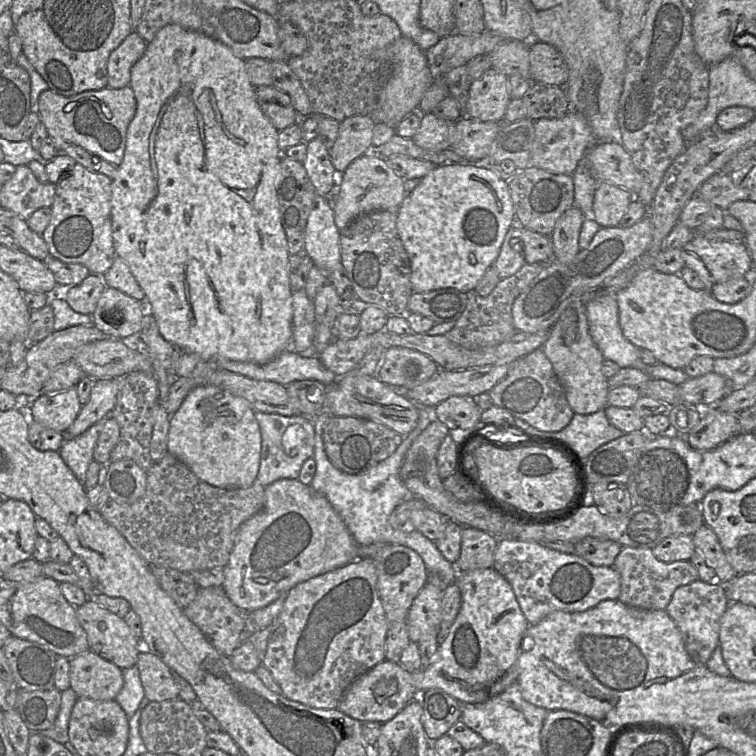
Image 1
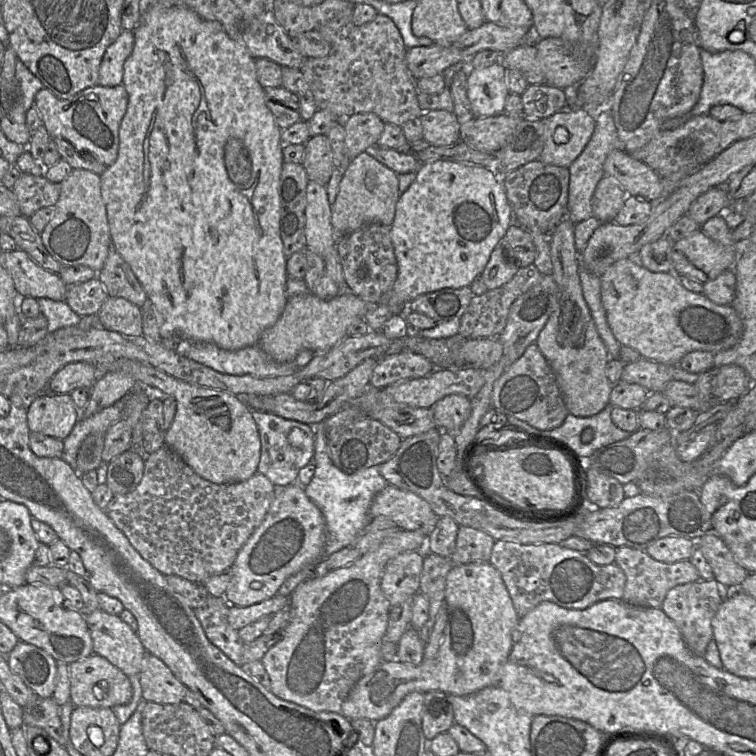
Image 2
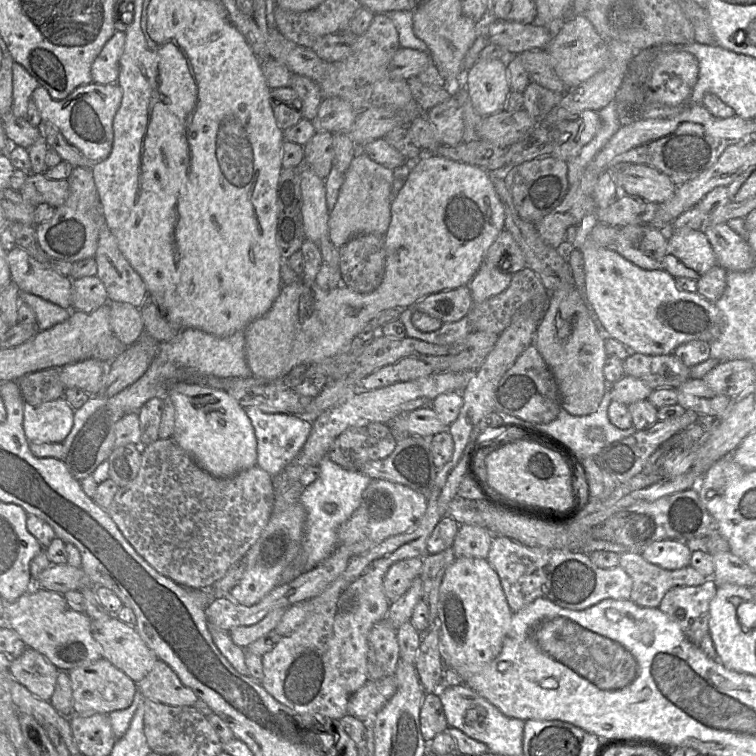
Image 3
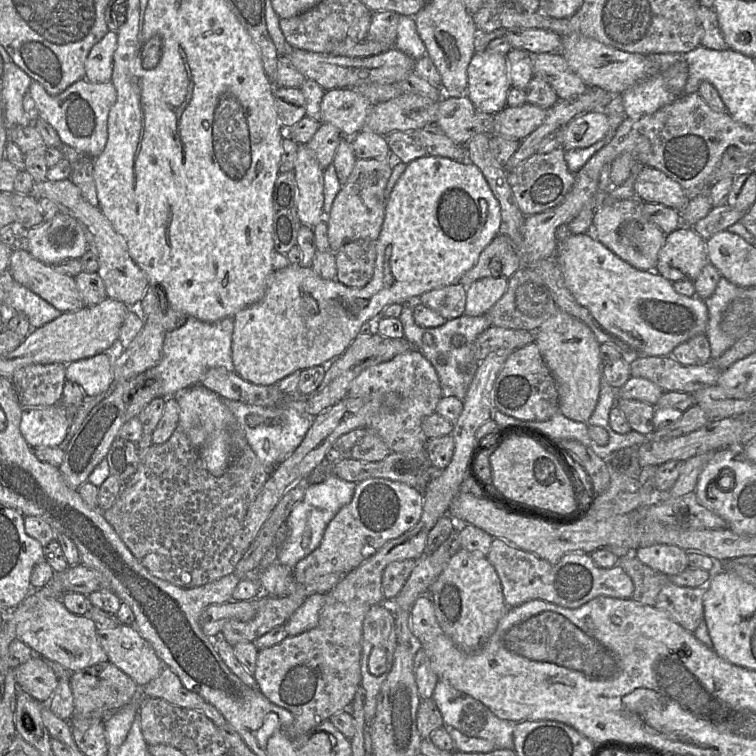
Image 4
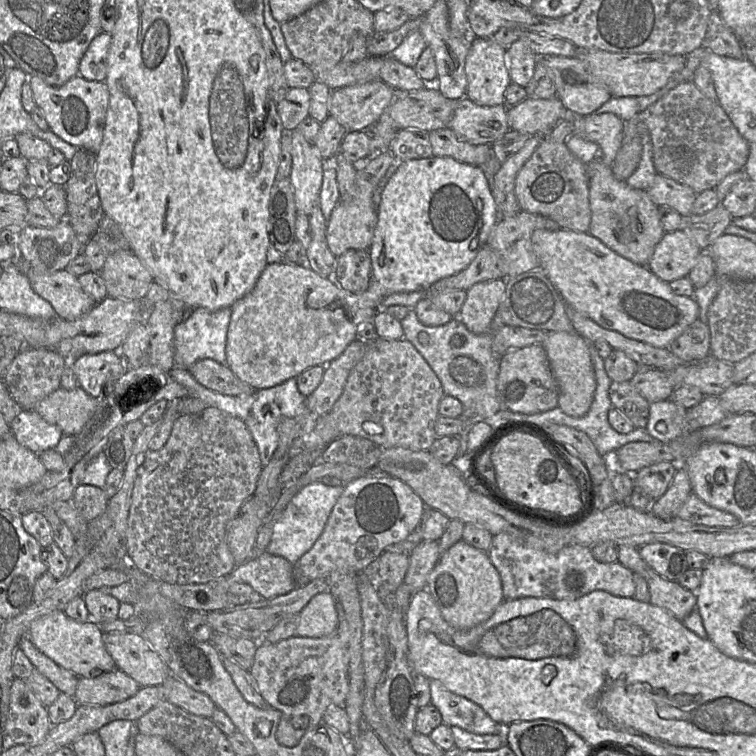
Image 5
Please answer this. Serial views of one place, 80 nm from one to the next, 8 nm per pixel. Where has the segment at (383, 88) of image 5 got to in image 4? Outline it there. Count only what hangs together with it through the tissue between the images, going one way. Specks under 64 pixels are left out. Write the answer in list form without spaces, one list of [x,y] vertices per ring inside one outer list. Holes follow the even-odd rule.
[[[344,87],[325,91],[320,106],[320,123],[335,125],[342,137],[353,137],[363,129],[374,105],[353,88]]]

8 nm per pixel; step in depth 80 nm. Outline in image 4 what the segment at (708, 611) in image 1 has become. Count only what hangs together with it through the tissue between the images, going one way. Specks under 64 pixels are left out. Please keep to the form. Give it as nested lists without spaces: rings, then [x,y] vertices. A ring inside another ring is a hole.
[[[669,582],[660,590],[654,607],[667,612],[681,627],[693,633],[704,620],[706,591],[707,585],[691,588]]]

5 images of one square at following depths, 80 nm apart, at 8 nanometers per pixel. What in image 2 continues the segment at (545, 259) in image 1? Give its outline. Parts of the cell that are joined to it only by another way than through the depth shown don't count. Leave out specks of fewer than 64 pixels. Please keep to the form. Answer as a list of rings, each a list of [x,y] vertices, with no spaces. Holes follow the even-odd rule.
[[[517,223],[511,224],[505,235],[497,243],[502,249],[506,262],[515,264],[518,268],[524,268],[533,261],[536,256],[536,248],[531,233]]]

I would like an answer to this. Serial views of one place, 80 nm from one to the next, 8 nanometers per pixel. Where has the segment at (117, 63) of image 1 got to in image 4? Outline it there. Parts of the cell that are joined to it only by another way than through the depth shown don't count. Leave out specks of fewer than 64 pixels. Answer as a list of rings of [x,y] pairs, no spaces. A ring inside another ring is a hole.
[[[117,32],[108,33],[96,43],[85,61],[85,79],[92,83],[111,82],[113,56],[117,48]]]

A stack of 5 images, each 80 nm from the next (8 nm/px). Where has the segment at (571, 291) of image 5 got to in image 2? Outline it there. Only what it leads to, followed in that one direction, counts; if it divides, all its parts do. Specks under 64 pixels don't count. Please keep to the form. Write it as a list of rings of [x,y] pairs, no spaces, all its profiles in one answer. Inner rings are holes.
[[[621,259],[600,274],[601,301],[607,323],[616,340],[642,356],[658,363],[678,365],[689,352],[702,350],[712,353],[733,347],[743,333],[743,324],[731,305],[718,305],[702,293],[687,290],[673,272],[651,272],[635,259]]]

